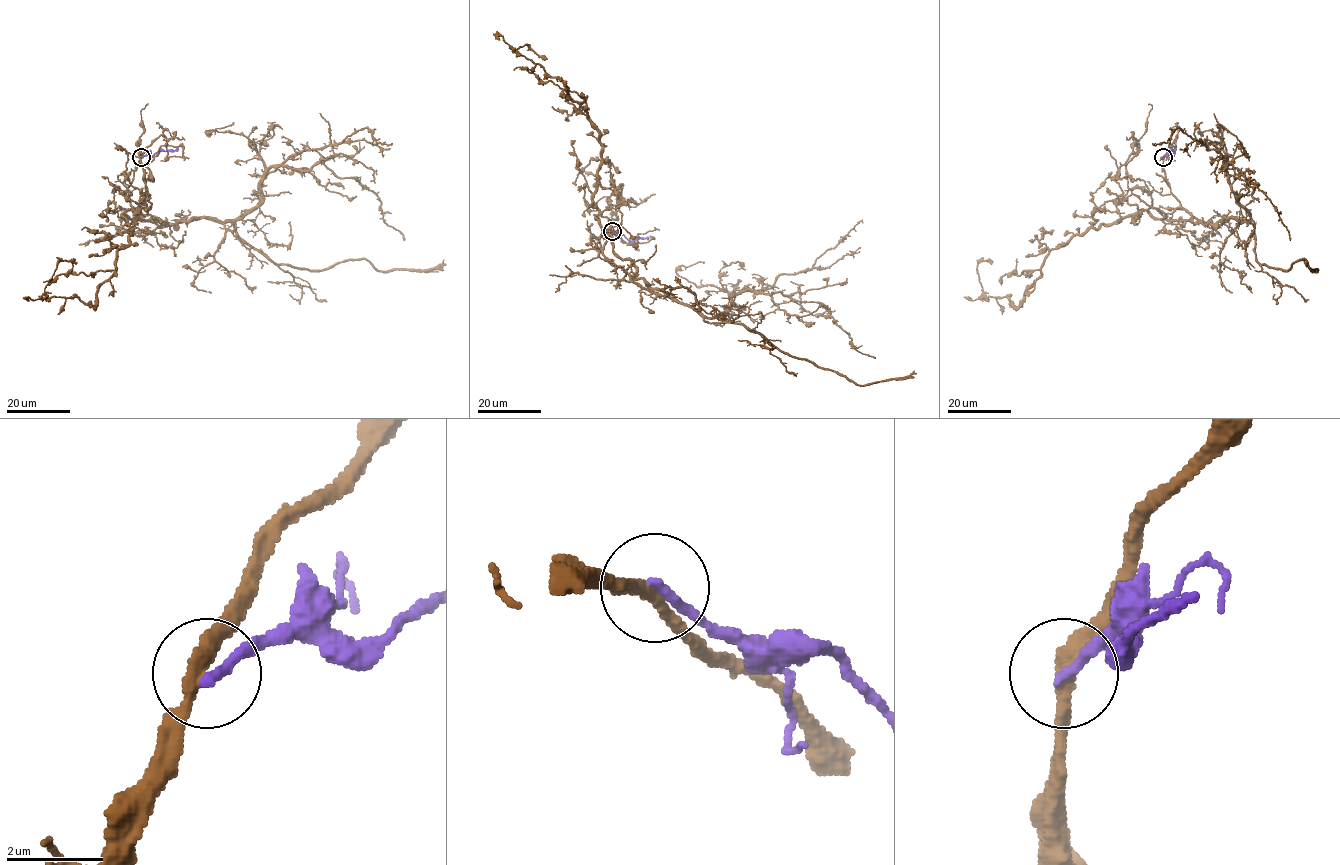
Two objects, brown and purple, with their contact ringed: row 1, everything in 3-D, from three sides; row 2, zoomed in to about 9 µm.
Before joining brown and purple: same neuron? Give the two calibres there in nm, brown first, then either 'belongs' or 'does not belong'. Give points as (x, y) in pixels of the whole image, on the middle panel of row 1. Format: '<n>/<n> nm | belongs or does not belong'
240/220 nm | does not belong

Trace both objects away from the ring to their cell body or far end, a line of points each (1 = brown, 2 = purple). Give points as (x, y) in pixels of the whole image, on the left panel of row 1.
1: (141, 157), (129, 205), (159, 227), (241, 218), (272, 167), (320, 163), (377, 196), (405, 240)
2: (141, 157), (178, 148)

